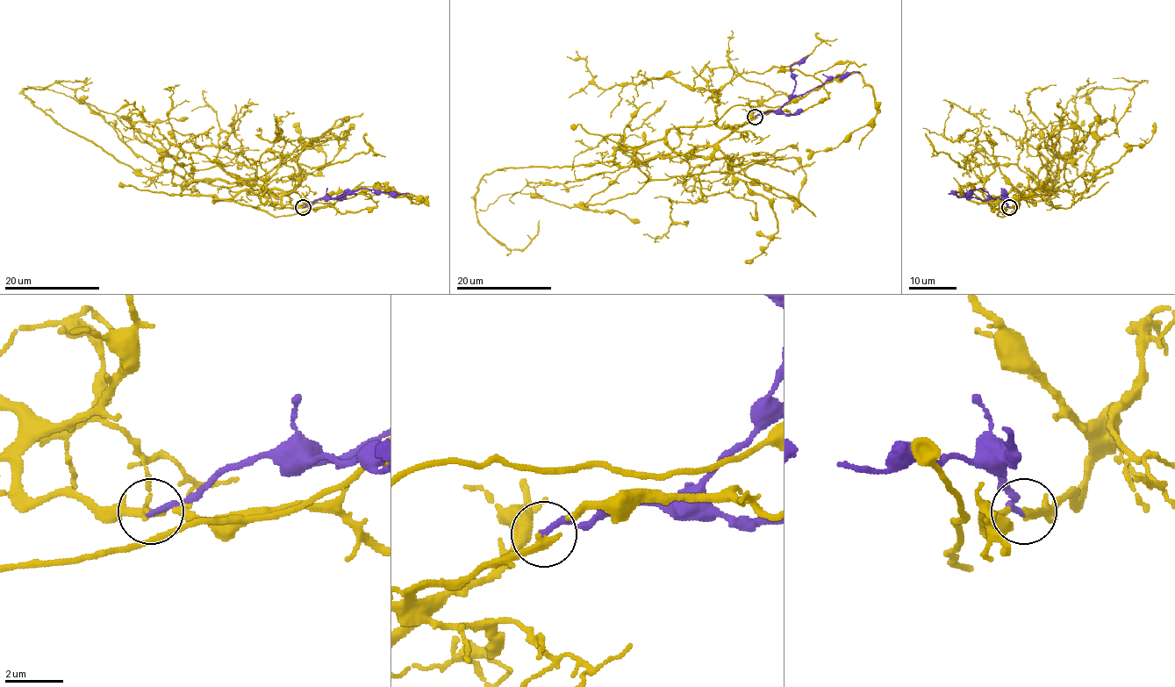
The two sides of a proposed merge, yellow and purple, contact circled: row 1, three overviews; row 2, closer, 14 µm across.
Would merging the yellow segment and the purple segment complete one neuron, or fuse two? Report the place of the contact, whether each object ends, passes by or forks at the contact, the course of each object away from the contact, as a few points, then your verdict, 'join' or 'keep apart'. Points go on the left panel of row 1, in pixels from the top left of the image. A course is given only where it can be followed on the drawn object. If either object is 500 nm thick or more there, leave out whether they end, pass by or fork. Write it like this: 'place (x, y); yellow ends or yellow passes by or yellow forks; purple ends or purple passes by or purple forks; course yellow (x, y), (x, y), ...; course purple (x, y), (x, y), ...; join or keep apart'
place (303, 207); yellow passes by; purple ends; course yellow (303, 207), (283, 204), (280, 190), (214, 196), (279, 217), (374, 189), (424, 197), (354, 190); course purple (303, 207), (325, 197), (337, 199), (361, 188), (397, 194), (409, 193); keep apart

